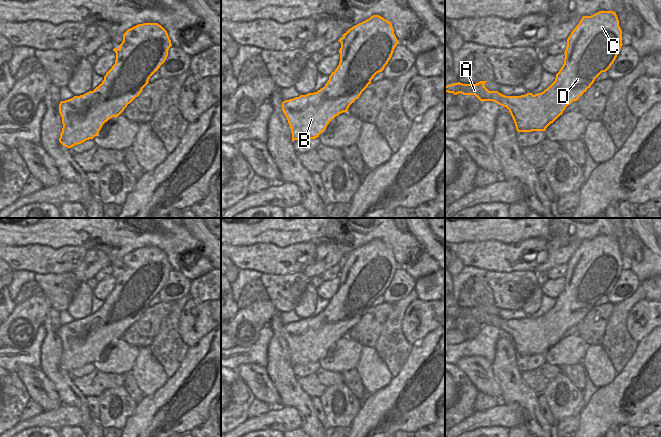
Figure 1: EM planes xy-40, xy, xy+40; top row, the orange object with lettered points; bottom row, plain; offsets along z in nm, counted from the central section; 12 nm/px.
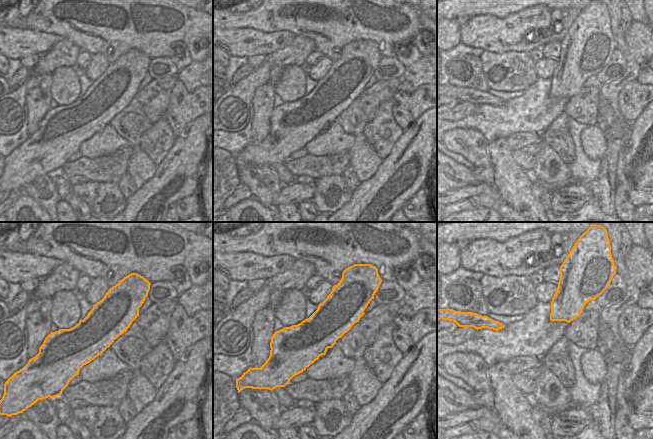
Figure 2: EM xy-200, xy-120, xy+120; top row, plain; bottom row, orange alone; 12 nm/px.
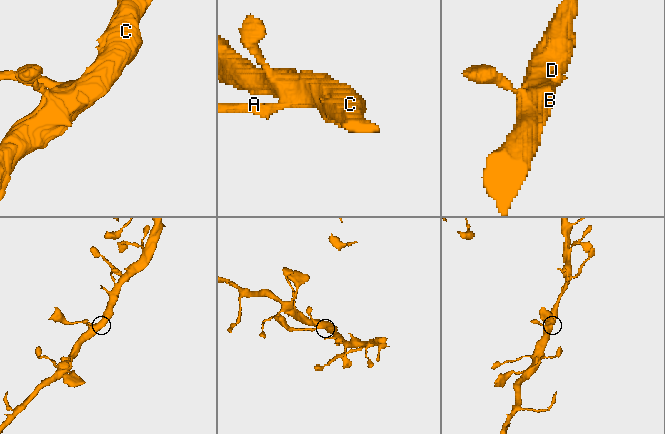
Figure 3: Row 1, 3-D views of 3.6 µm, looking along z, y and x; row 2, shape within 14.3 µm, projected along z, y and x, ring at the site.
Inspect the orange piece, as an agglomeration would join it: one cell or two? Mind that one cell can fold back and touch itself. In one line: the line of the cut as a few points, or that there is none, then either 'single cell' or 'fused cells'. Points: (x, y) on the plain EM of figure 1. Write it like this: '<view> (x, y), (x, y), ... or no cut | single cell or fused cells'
no cut | single cell

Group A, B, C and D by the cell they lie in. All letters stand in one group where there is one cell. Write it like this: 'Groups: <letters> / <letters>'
Groups: A B C D

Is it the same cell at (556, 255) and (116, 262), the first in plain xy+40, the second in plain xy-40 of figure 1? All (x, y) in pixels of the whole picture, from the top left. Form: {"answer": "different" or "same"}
{"answer": "different"}

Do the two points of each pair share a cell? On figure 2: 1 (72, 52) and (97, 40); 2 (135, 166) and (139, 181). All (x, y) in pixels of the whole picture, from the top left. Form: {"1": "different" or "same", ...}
{"1": "different", "2": "same"}

